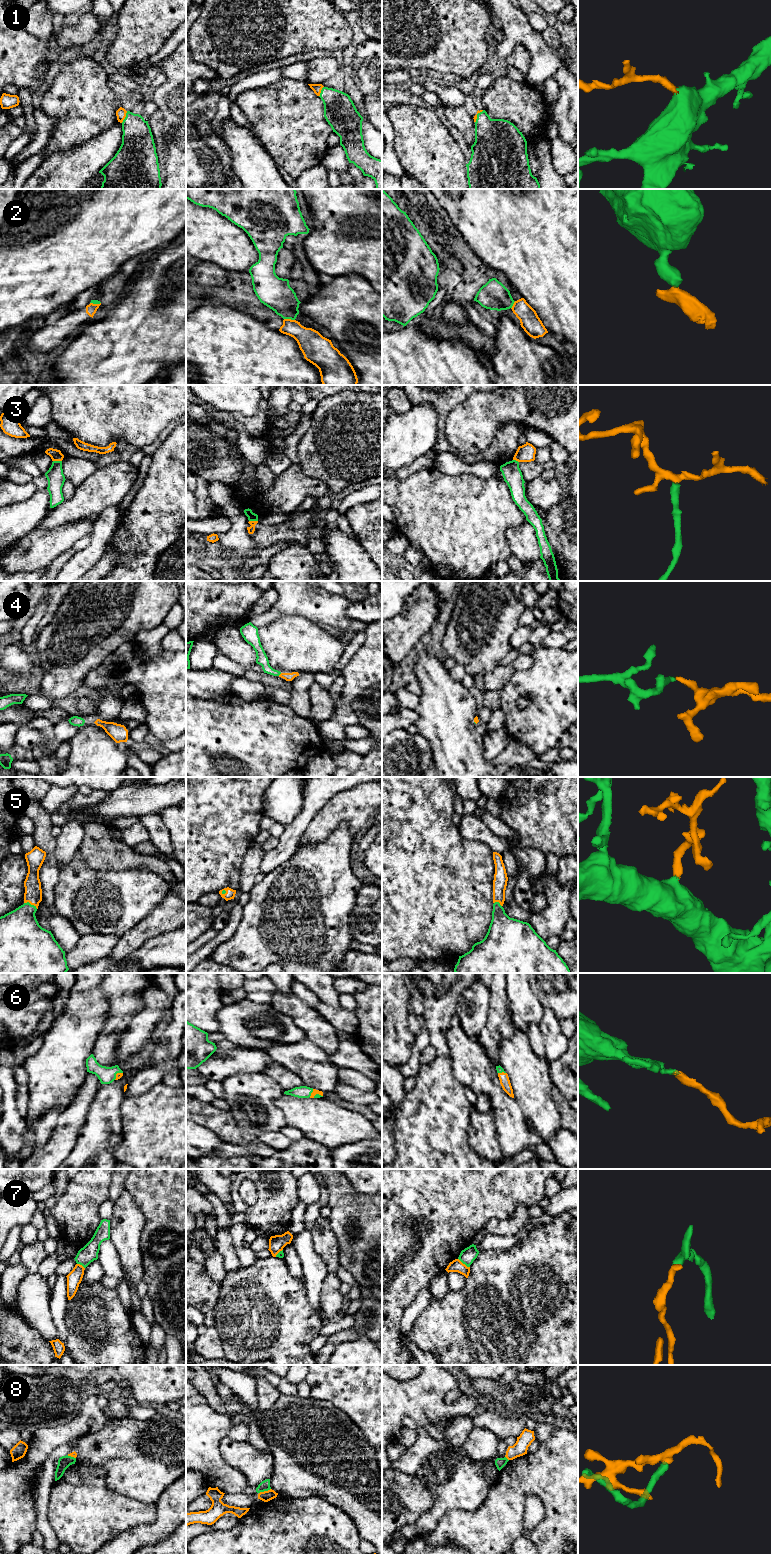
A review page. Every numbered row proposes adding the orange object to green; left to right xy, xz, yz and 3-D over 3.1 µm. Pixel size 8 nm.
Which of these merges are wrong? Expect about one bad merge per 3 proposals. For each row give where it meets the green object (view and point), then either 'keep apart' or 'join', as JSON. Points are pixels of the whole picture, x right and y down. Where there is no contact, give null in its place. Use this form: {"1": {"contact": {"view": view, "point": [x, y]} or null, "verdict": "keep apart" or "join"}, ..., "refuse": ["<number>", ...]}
{"1": {"contact": {"view": "xy", "point": [125, 117]}, "verdict": "join"}, "2": {"contact": {"view": "xz", "point": [289, 318]}, "verdict": "keep apart"}, "3": {"contact": {"view": "xy", "point": [57, 461]}, "verdict": "keep apart"}, "4": {"contact": {"view": "xz", "point": [279, 674]}, "verdict": "join"}, "5": {"contact": {"view": "xy", "point": [30, 904]}, "verdict": "join"}, "6": {"contact": {"view": "xz", "point": [311, 1092]}, "verdict": "join"}, "7": {"contact": {"view": "yz", "point": [464, 1263]}, "verdict": "keep apart"}, "8": {"contact": {"view": "xz", "point": [264, 1490]}, "verdict": "keep apart"}, "refuse": ["2", "3", "7", "8"]}

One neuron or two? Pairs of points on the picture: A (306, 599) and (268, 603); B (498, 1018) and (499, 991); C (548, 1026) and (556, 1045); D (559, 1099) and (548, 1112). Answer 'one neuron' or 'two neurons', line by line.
A: two neurons
B: one neuron
C: one neuron
D: two neurons

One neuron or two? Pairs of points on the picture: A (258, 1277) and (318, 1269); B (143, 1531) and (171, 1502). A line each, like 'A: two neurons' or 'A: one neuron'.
A: two neurons
B: one neuron

